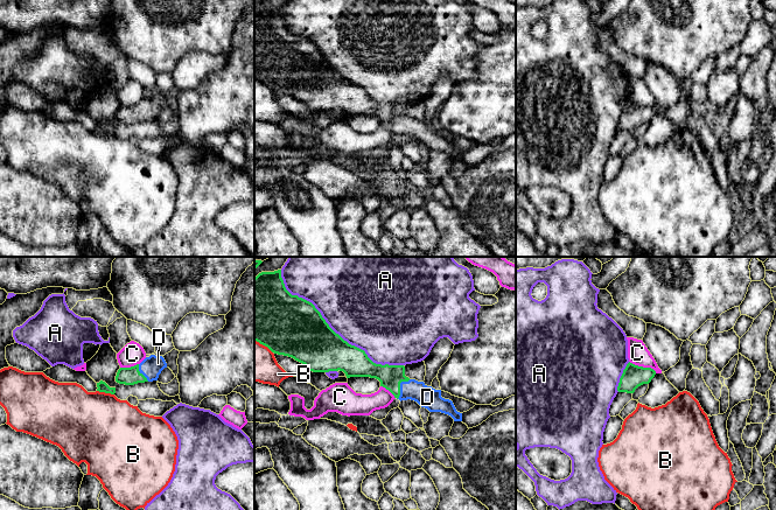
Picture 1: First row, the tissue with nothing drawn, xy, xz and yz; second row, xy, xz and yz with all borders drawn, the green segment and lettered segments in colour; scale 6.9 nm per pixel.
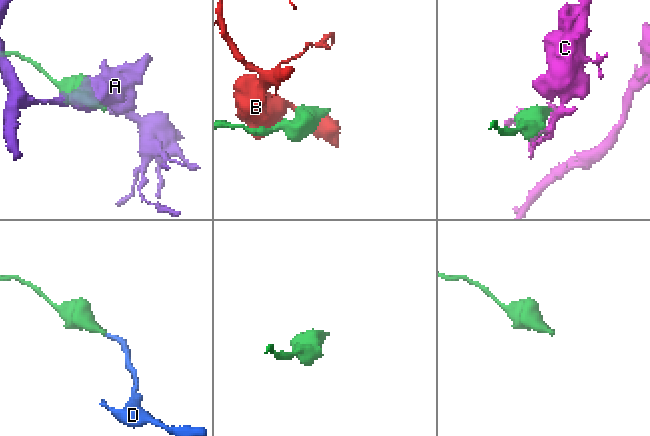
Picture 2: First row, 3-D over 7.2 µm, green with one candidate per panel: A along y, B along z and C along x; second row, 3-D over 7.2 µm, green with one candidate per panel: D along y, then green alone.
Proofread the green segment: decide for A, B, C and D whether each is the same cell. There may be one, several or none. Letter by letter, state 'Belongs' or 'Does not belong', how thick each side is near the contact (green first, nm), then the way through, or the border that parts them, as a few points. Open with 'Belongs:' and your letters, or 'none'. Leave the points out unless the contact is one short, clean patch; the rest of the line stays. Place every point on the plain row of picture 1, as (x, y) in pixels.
Belongs: D
A: Does not belong. Thickness 380 nm (green) against 500 nm
B: Does not belong. Thickness 70 nm (green) against 500 nm
C: Does not belong. Thickness 160 nm (green) against 140 nm
D: Belongs. Thickness 160 nm (green) against 150 nm. Path across: xz (390, 114), (399, 125), (416, 128), (427, 135)

